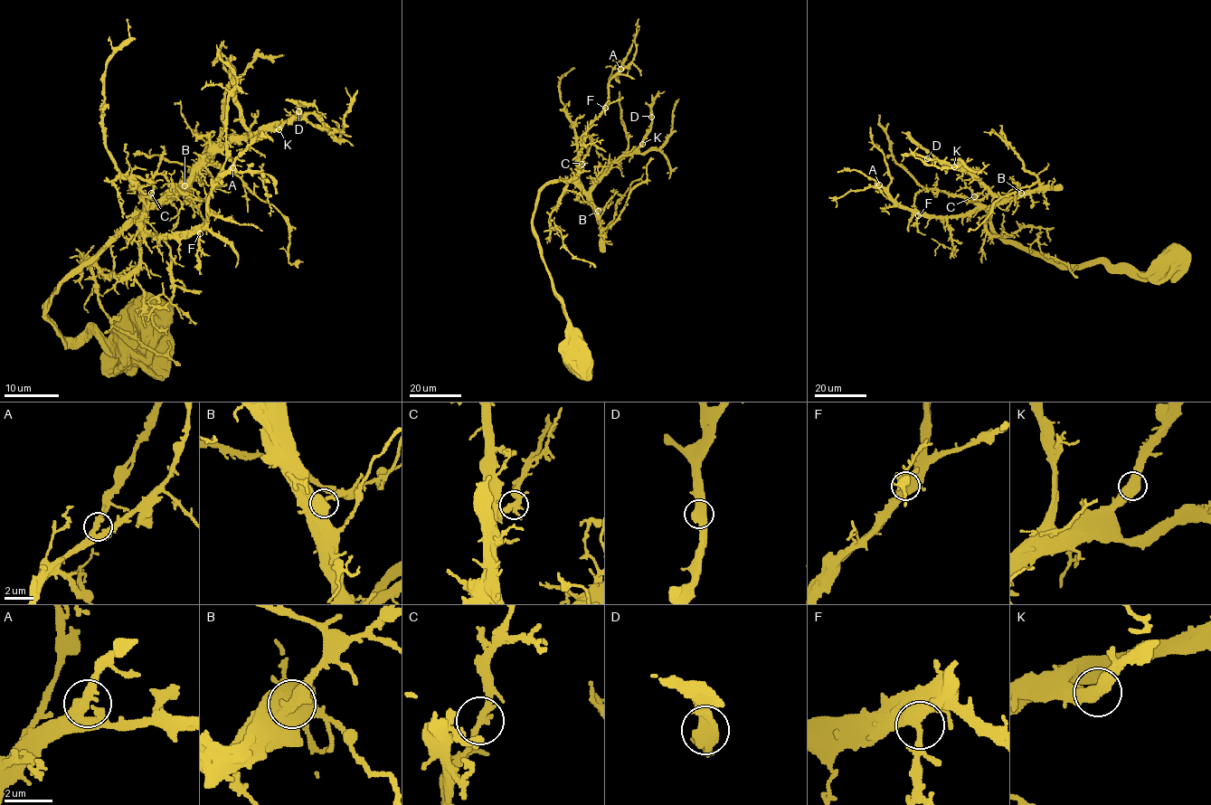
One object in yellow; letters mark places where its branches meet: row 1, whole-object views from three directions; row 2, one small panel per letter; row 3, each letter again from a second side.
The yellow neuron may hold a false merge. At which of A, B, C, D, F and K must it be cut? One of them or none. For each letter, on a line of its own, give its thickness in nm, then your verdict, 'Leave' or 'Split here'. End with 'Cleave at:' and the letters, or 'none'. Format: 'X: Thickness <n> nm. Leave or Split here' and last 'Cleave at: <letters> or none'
A: Thickness 320 nm. Leave
B: Thickness 400 nm. Leave
C: Thickness 320 nm. Leave
D: Thickness 550 nm. Leave
F: Thickness 480 nm. Leave
K: Thickness 550 nm. Leave
Cleave at: none

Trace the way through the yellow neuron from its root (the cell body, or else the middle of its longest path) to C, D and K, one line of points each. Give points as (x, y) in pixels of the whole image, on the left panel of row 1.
C: (143, 326), (137, 354), (114, 354), (95, 335), (65, 339), (45, 313), (58, 285), (127, 228), (151, 192)
D: (143, 326), (137, 354), (114, 354), (95, 335), (65, 339), (45, 313), (73, 270), (214, 152), (298, 111)
K: (143, 326), (137, 354), (114, 354), (95, 335), (65, 339), (45, 313), (73, 270), (214, 152), (279, 128)

